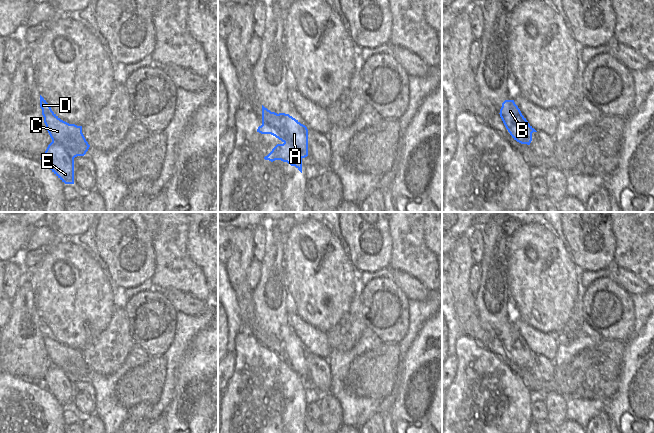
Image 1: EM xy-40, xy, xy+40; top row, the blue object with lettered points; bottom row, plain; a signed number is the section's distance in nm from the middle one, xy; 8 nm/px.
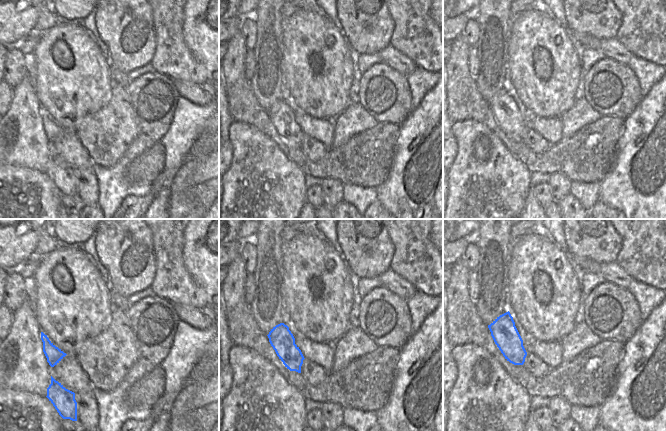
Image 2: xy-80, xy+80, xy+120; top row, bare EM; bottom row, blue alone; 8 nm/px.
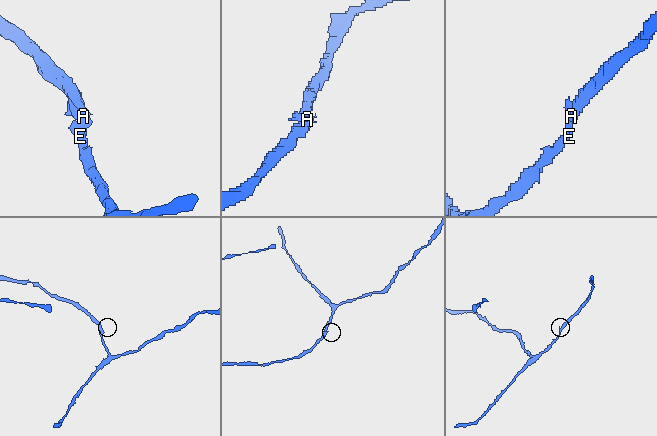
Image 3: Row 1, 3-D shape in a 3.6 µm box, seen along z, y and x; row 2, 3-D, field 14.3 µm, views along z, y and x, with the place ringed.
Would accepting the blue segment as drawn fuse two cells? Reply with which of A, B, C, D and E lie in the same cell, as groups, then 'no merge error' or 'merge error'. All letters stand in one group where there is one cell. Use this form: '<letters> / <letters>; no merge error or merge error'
A B C D E; no merge error

